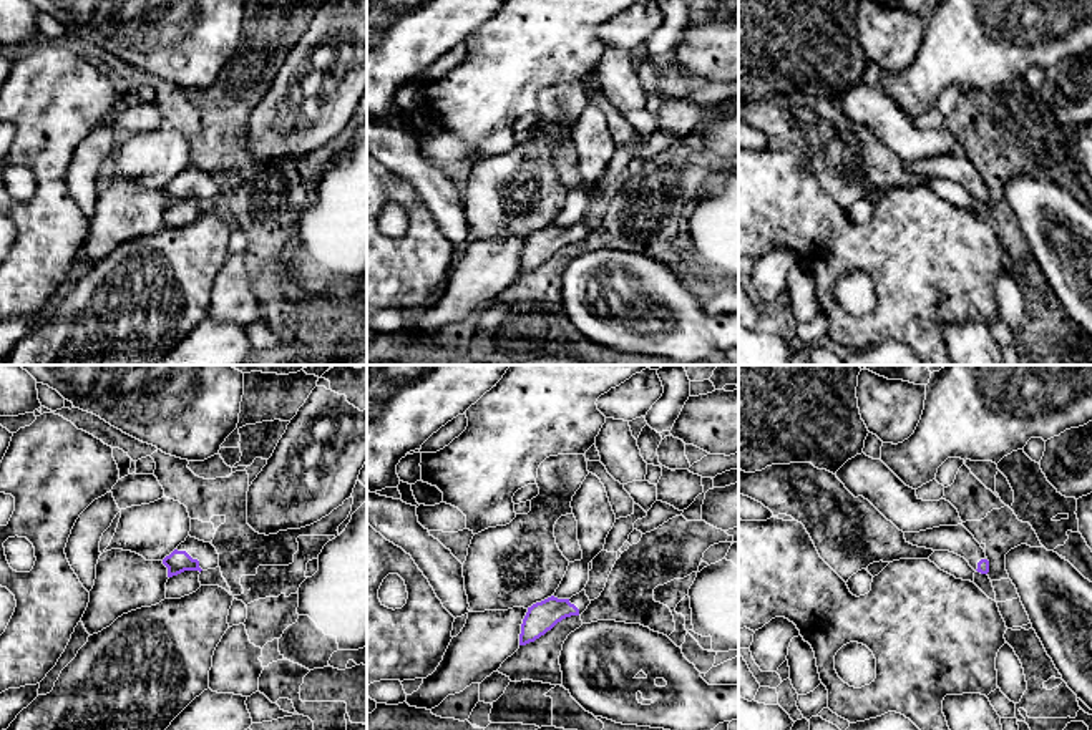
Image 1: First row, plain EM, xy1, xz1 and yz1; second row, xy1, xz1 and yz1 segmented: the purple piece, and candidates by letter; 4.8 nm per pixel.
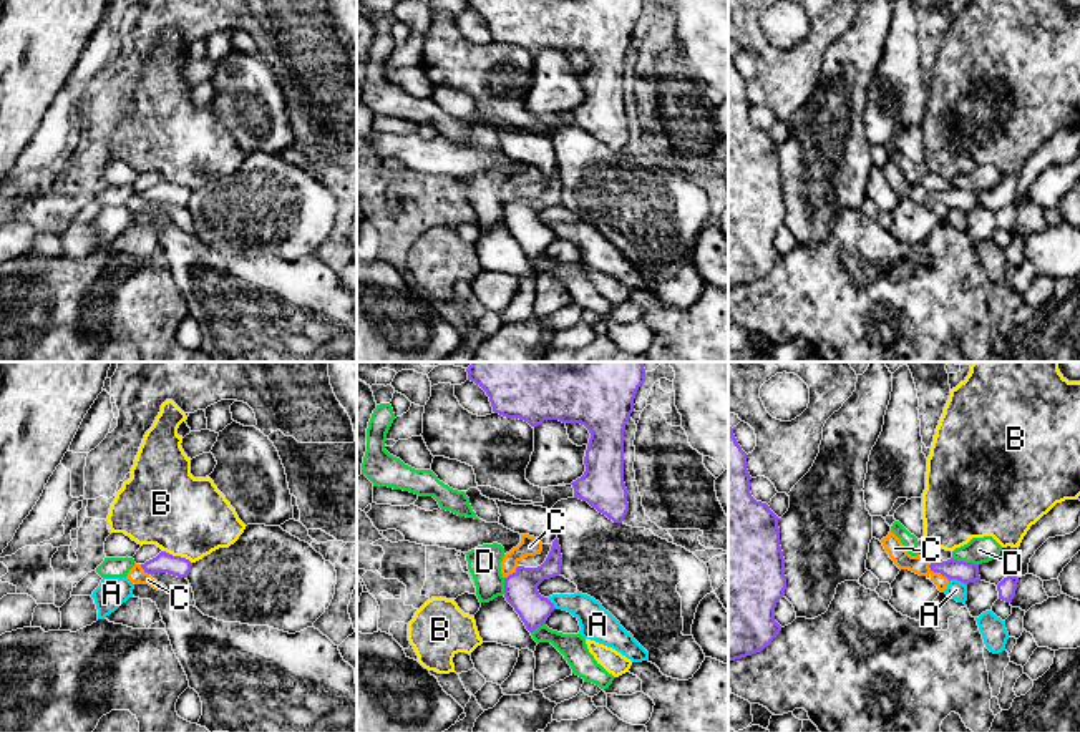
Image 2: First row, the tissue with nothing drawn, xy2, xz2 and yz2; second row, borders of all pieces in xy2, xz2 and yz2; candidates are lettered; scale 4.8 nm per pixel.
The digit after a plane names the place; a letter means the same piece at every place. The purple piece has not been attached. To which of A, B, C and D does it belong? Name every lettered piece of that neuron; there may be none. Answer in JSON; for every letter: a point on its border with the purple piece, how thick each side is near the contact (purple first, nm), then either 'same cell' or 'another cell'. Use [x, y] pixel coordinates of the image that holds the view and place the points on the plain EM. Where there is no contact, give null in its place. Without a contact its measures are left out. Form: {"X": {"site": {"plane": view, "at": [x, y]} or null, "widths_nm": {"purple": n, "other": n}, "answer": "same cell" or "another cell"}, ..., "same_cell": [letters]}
{"A": {"site": {"plane": "yz2", "at": [958, 208]}, "widths_nm": {"purple": 100, "other": 90}, "answer": "another cell"}, "B": {"site": {"plane": "xy2", "at": [178, 185]}, "widths_nm": {"purple": 100, "other": 380}, "answer": "another cell"}, "C": {"site": {"plane": "yz2", "at": [939, 200]}, "widths_nm": {"purple": 100, "other": 90}, "answer": "another cell"}, "D": {"site": {"plane": "yz2", "at": [964, 190]}, "widths_nm": {"purple": 100, "other": 130}, "answer": "another cell"}, "same_cell": []}

